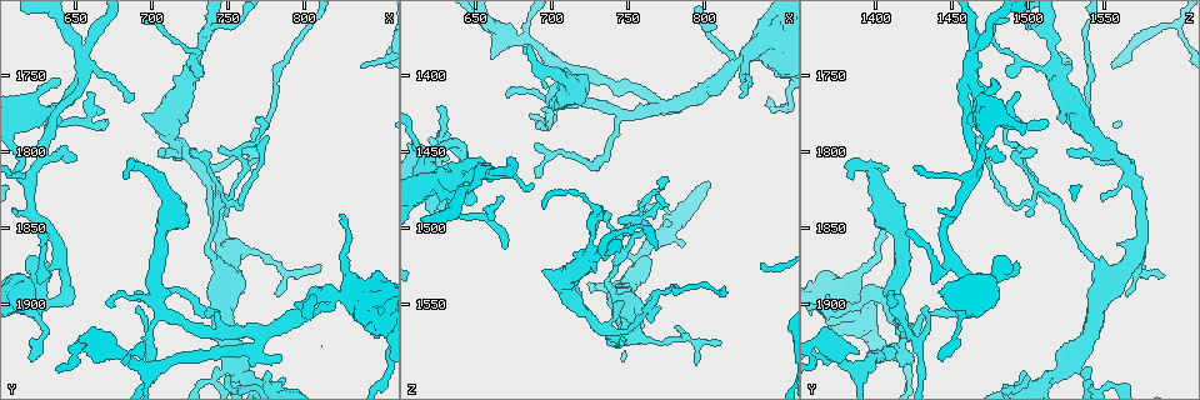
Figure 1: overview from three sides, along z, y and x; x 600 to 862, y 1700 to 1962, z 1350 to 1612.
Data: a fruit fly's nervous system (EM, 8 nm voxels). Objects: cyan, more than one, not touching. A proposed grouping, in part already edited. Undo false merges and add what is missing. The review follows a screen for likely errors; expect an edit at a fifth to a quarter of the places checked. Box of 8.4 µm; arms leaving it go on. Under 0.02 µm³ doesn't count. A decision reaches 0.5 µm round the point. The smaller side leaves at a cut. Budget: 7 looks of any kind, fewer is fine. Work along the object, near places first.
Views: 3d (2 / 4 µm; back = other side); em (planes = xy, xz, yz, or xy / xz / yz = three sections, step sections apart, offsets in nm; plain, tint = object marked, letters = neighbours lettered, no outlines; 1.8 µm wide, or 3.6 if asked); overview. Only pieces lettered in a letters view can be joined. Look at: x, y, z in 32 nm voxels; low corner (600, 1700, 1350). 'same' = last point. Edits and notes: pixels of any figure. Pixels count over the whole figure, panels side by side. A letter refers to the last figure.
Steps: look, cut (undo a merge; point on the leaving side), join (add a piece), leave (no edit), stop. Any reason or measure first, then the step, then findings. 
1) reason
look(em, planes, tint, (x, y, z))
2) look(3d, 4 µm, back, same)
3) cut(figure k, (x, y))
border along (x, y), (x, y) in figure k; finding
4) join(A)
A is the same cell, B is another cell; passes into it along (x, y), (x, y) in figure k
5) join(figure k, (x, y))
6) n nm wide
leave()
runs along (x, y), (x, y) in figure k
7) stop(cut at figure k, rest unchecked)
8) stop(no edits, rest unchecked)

three-way junction
look(3d, 2 µm, (748, 1880, 1562))

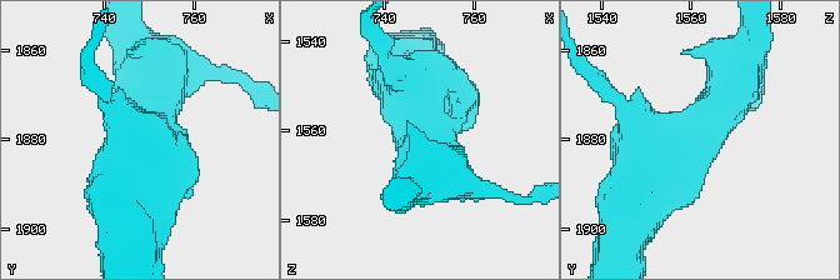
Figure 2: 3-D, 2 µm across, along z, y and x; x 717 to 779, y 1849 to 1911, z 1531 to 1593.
now the EM
look(em, planes, plain, (746, 1882, 1561))

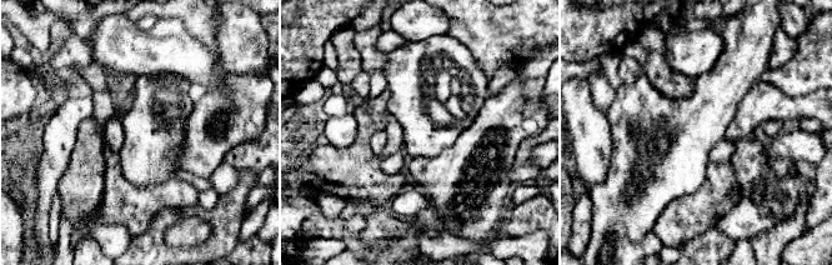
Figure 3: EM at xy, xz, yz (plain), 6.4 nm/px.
look(em, planes, letters, same)

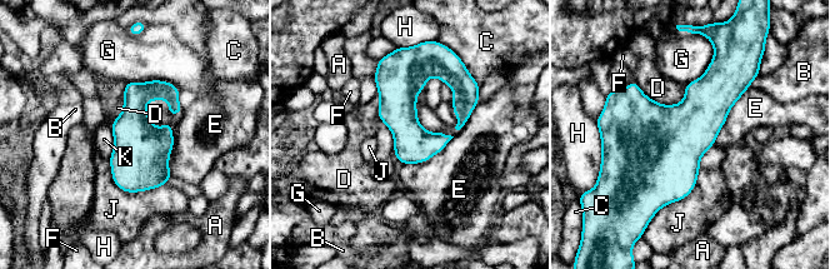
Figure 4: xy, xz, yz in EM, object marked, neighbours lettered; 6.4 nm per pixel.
260 nm wide; E touches over 440 nm
leave()
A, B, C, D, E, F, G, H, J and K are other cells; all the same neuron

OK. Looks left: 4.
end of a long branch
look(em, planes, letters, (682, 1816, 1382))

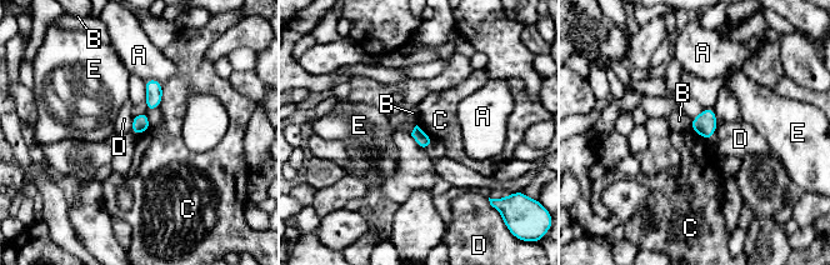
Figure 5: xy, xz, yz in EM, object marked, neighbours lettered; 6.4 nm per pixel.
leave()
A, B, C, D and E are other cells; border along (163, 86), (163, 98), (158, 108) in figure 5; no lettered piece goes on from it

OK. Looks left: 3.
three arms meet
look(3d, 2 µm, (656, 1736, 1462))

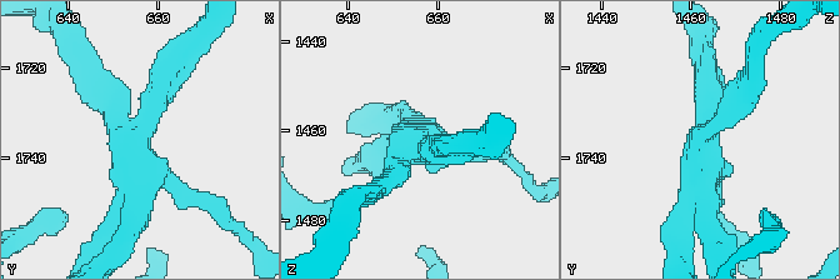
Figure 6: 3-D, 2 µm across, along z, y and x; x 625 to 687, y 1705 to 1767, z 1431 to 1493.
need the tissue
look(em, planes, letters, (655, 1735, 1464))

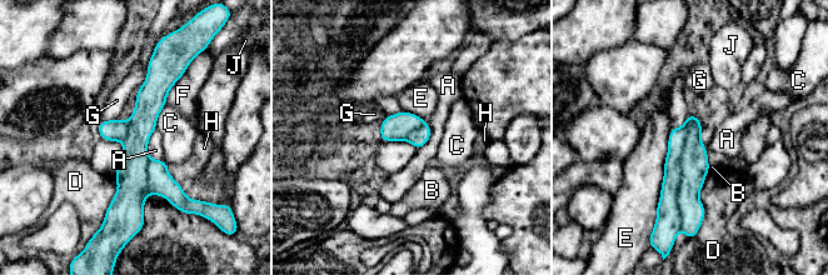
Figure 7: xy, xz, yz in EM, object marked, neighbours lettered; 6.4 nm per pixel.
cut(figure 7, (694, 158))
A, B, C, D, E, F, G, H and J are other cells; border along (683, 125), (679, 223) in figure 7; two neurons meet here

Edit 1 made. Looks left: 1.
stop(cut at figure 7, rest unchecked)

